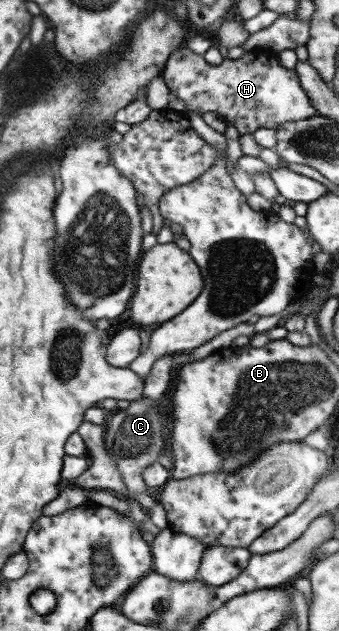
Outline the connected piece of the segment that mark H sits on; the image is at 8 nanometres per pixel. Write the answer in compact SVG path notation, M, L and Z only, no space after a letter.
M184 47L175 51L167 61L162 78L169 86L171 94L184 101L186 113L215 112L226 123L235 125L240 134L254 134L260 128L279 128L286 122L305 120L317 115L307 93L299 86L298 75L295 69L285 68L280 62L278 53L269 51L266 54L245 53L238 59L225 58L223 64L213 66L207 62L204 55L193 52Z

